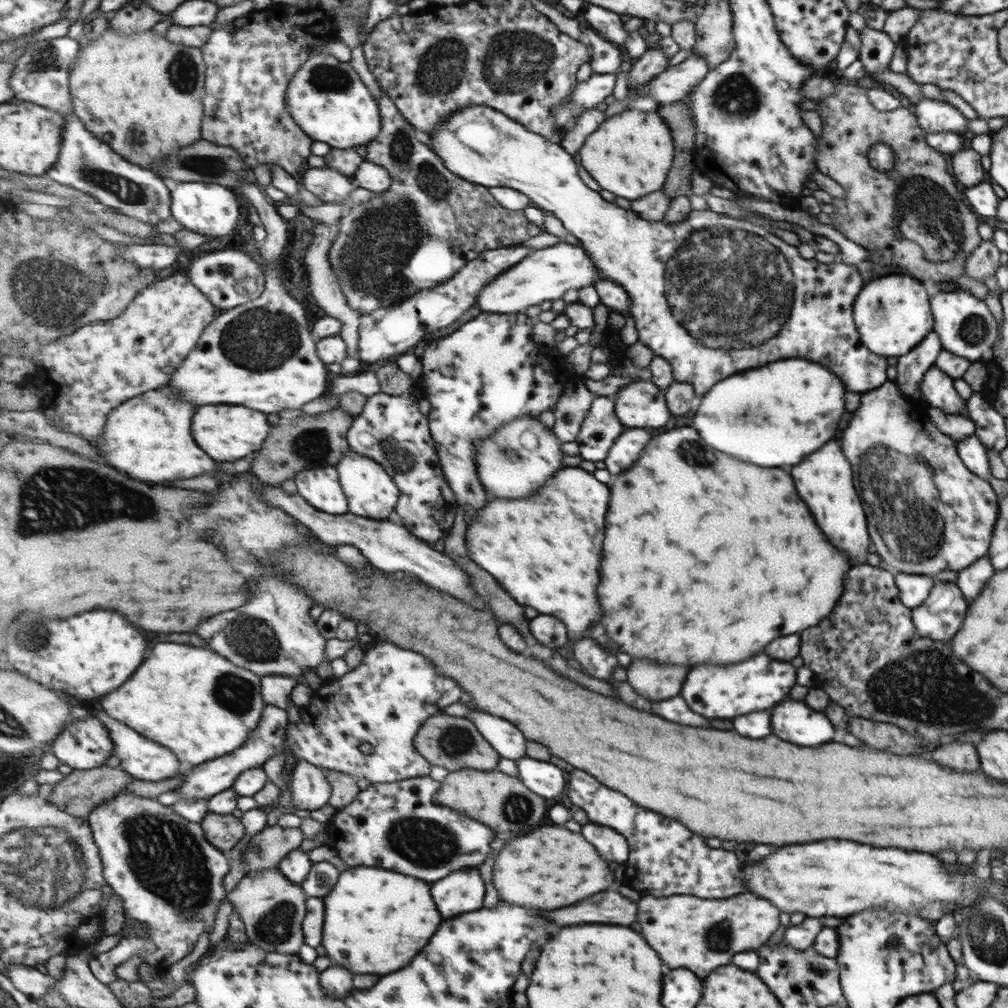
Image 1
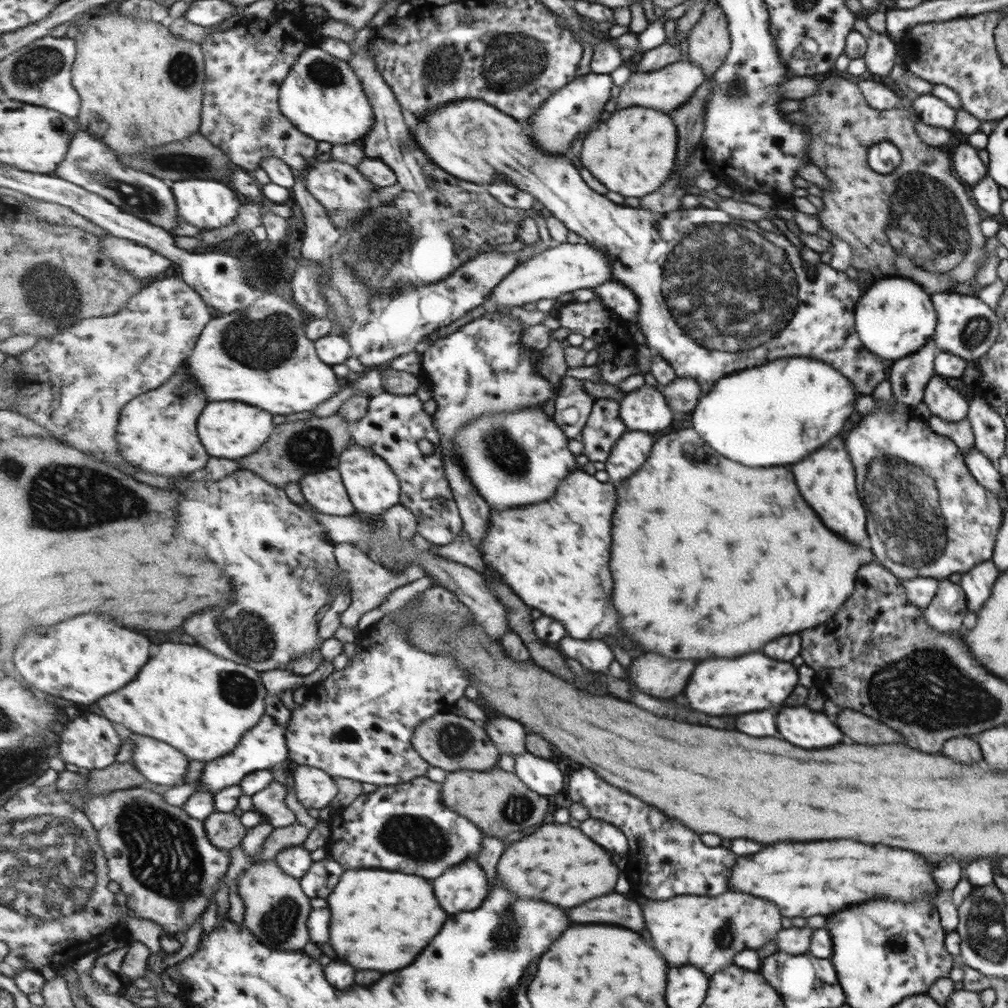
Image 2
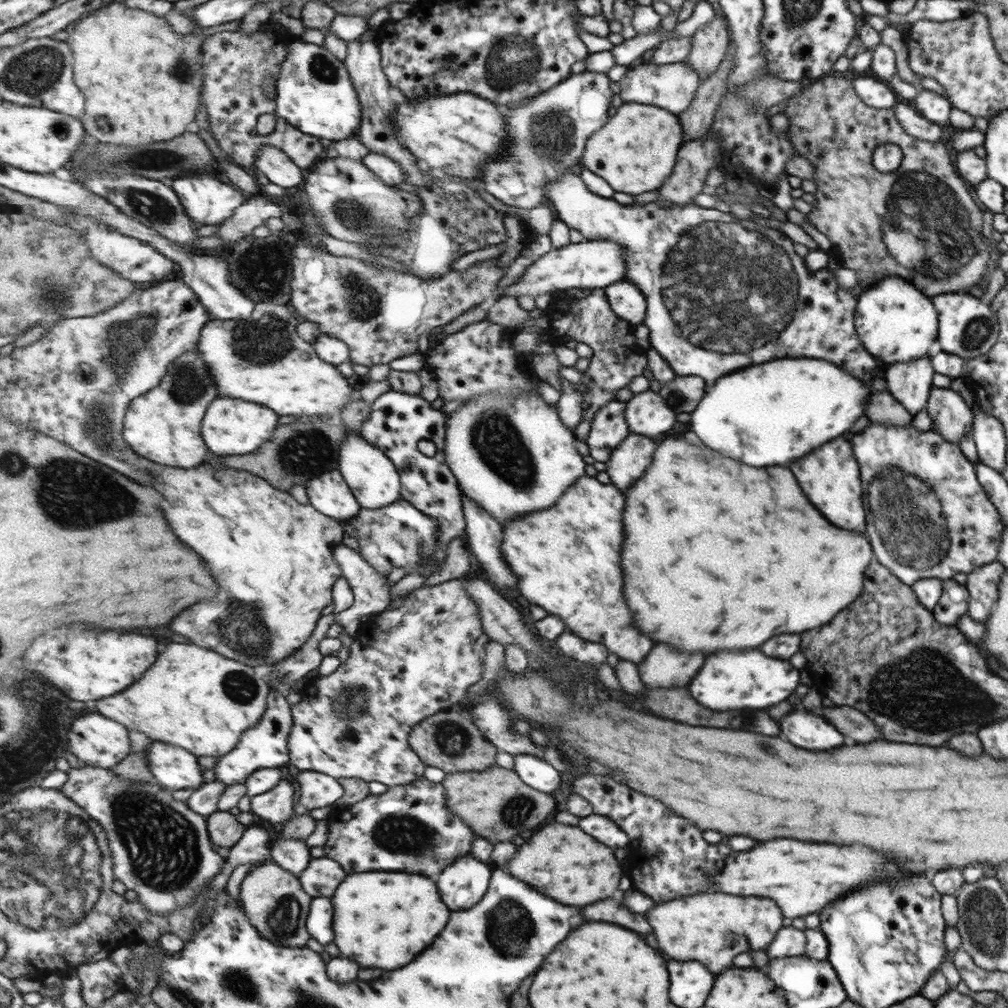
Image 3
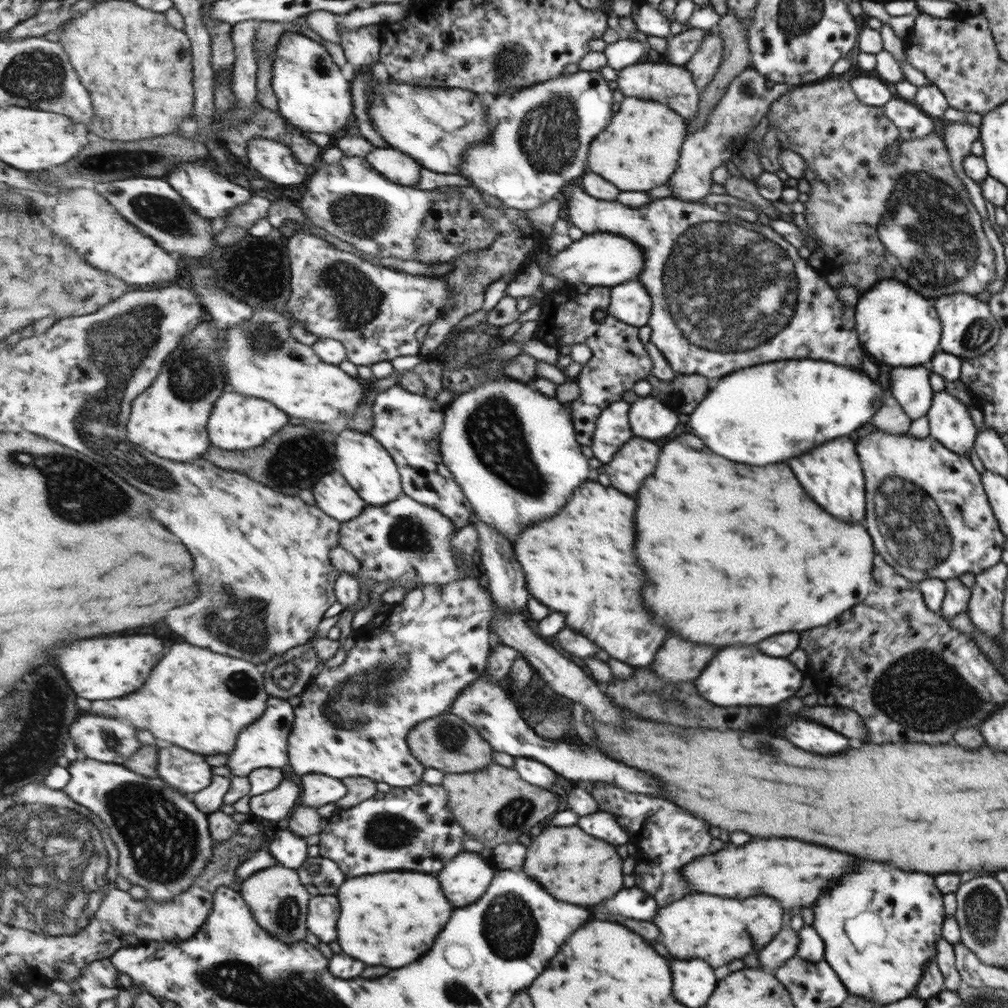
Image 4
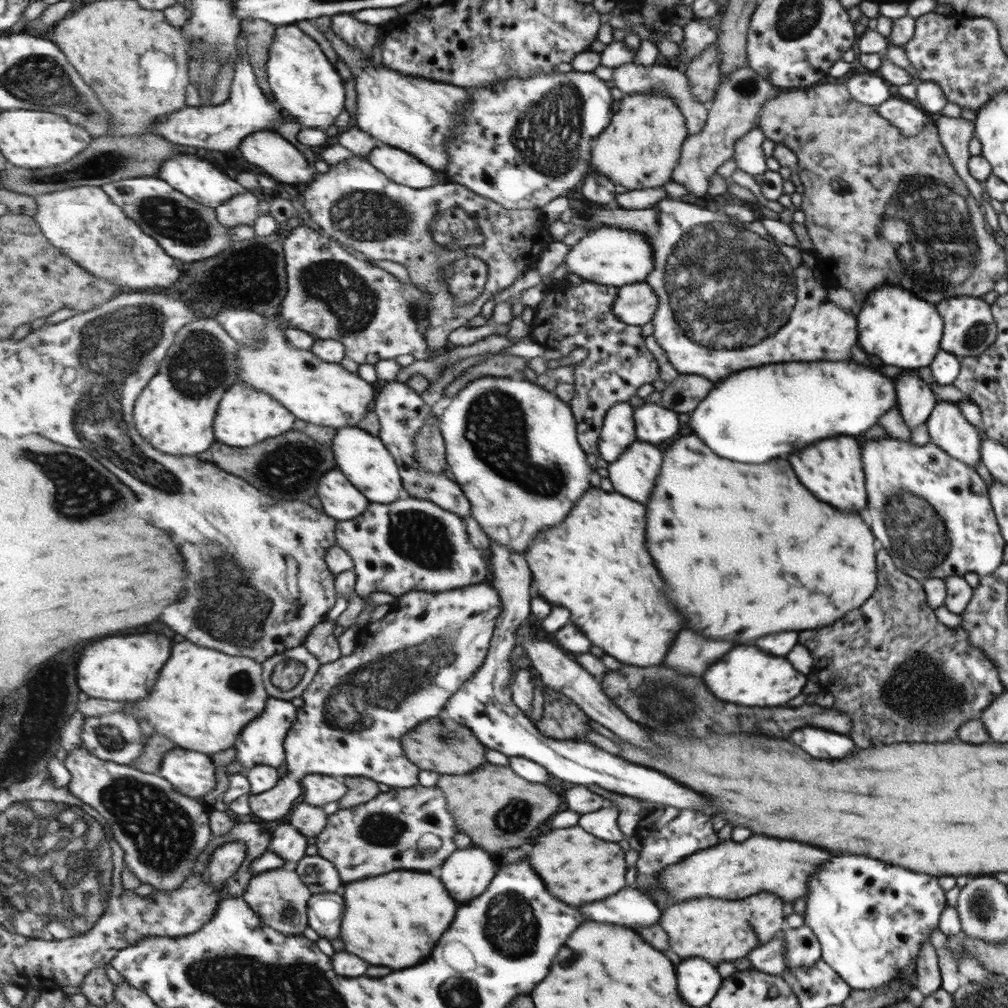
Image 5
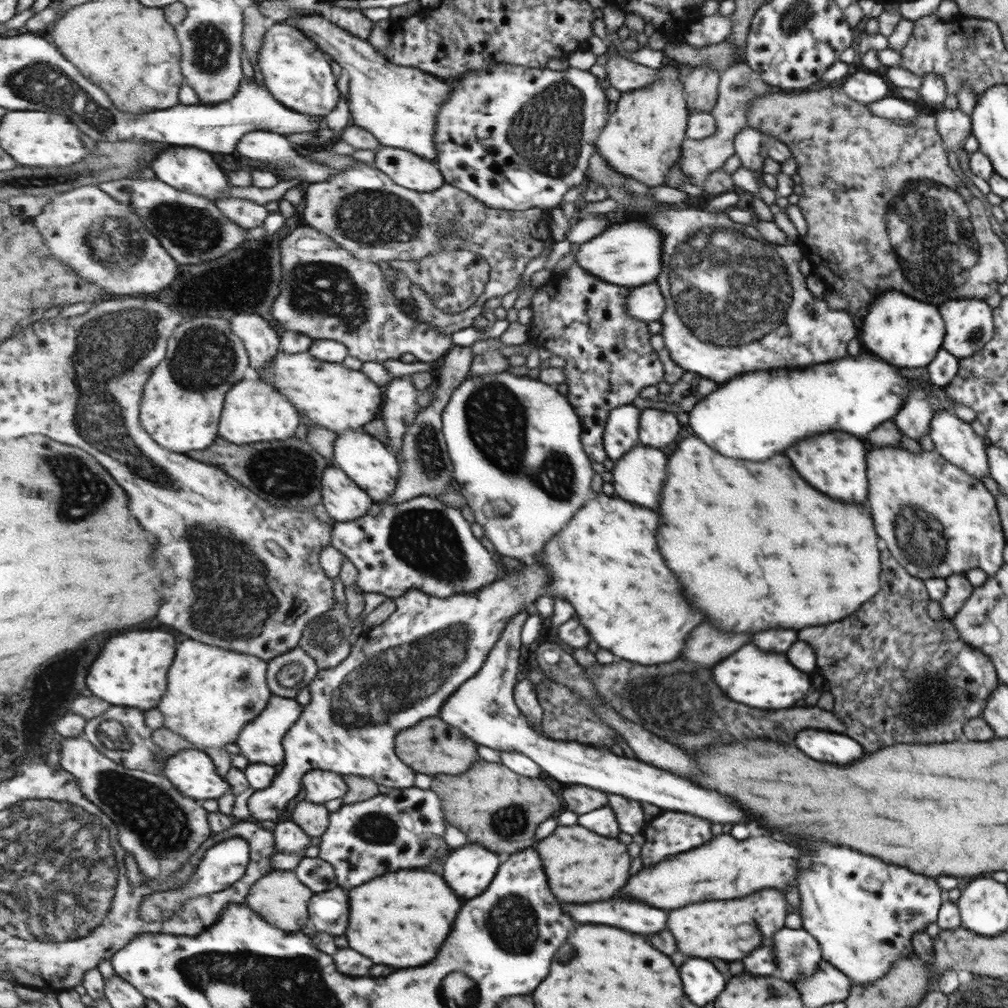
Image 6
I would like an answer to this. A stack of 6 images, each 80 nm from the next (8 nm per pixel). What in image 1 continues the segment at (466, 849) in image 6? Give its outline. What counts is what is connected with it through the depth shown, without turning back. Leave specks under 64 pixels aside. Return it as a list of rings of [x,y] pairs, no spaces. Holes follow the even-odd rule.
[[[463,868],[433,884],[433,898],[445,918],[479,911],[485,904],[485,879],[478,868]]]

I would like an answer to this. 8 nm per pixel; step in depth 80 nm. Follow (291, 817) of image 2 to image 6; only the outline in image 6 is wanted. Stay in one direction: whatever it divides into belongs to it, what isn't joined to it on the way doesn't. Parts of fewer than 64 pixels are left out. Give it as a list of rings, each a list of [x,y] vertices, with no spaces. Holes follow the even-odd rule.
[[[528,561],[518,575],[503,576],[475,592],[437,598],[420,590],[411,590],[394,598],[396,610],[380,625],[359,635],[347,660],[335,668],[321,670],[308,686],[310,702],[304,706],[301,719],[285,736],[286,757],[278,776],[271,787],[255,791],[249,797],[248,807],[253,818],[262,825],[271,826],[271,822],[277,822],[289,802],[301,792],[303,778],[313,770],[371,778],[390,790],[415,786],[418,773],[397,756],[397,736],[423,720],[440,716],[449,697],[484,667],[508,622],[524,610],[533,613],[534,604],[548,594],[550,582],[552,574],[545,565]]]

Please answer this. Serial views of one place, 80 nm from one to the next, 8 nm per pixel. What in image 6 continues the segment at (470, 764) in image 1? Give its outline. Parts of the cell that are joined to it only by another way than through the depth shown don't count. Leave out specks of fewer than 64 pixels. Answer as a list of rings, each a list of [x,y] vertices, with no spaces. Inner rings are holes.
[[[441,716],[423,720],[416,727],[402,731],[396,739],[397,756],[419,774],[463,774],[479,760],[477,744],[463,735],[459,728],[445,723]]]

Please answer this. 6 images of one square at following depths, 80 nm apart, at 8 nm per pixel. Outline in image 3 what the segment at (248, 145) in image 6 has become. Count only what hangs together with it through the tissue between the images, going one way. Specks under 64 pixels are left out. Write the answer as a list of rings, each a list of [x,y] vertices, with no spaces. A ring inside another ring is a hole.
[[[281,148],[261,149],[256,156],[255,170],[261,171],[270,182],[284,189],[303,185],[303,169]]]

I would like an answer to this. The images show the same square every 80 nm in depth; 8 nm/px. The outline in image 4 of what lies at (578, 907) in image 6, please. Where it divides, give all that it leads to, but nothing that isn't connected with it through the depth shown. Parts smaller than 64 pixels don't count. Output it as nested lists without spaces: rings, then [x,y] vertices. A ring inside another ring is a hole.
[[[623,888],[621,892],[617,892],[617,896],[613,896],[613,900],[605,900],[605,904],[593,906],[591,912],[595,918],[607,918],[607,920],[609,916],[651,920],[657,912],[657,906],[639,888]]]

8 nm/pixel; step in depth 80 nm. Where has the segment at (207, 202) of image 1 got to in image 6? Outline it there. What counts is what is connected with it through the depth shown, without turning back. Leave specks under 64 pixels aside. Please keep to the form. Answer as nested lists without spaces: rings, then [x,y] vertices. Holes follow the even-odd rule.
[[[166,145],[152,162],[153,172],[167,184],[175,188],[195,193],[211,200],[217,198],[219,192],[225,192],[232,186],[228,174],[221,170],[209,151],[197,147],[184,147],[179,145]]]

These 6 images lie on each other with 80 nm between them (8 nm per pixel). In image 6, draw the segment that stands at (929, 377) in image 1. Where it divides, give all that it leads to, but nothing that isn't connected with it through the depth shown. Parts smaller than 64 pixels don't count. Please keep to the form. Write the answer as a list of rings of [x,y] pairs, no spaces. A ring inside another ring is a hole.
[[[942,407],[932,413],[928,435],[934,450],[969,476],[981,479],[990,474],[983,438],[947,409]]]

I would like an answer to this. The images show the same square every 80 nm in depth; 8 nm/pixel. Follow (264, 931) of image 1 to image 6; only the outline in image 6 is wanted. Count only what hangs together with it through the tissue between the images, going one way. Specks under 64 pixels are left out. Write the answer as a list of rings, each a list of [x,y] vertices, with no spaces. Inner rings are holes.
[[[295,870],[273,871],[258,880],[248,896],[247,905],[260,914],[269,924],[286,930],[297,932],[310,925],[309,903],[315,896],[309,885],[303,884]]]

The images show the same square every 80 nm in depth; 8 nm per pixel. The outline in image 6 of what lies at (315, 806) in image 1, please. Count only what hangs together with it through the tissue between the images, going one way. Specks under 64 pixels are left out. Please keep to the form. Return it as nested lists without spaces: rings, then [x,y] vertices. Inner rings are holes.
[[[325,770],[310,771],[302,781],[305,790],[304,800],[317,804],[325,804],[335,798],[343,798],[348,794],[348,782],[337,772]]]

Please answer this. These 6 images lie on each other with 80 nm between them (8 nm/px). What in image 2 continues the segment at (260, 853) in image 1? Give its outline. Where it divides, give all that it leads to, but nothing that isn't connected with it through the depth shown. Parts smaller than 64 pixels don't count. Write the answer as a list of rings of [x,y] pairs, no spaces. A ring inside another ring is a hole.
[[[299,822],[276,828],[263,846],[264,851],[262,851],[262,860],[260,862],[276,860],[281,850],[303,845],[311,835],[311,831],[308,826],[303,826]]]

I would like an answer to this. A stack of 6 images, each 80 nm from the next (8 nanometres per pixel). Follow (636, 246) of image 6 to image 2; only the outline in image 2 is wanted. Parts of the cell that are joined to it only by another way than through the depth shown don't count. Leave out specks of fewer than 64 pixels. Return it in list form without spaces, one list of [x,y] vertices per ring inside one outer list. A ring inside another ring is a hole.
[[[585,242],[579,244],[553,244],[527,262],[518,265],[516,270],[506,276],[499,287],[488,296],[492,310],[505,307],[523,306],[527,302],[539,302],[543,298],[555,299],[575,290],[595,289],[599,285],[613,280],[612,268],[605,254]]]

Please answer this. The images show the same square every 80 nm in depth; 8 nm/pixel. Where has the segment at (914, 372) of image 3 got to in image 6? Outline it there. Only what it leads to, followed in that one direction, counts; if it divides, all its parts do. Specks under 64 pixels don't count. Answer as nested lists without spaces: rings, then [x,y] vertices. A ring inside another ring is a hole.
[[[918,385],[910,388],[906,402],[892,420],[900,434],[915,441],[920,440],[924,434],[928,434],[932,410],[927,399],[924,390],[918,388]]]

